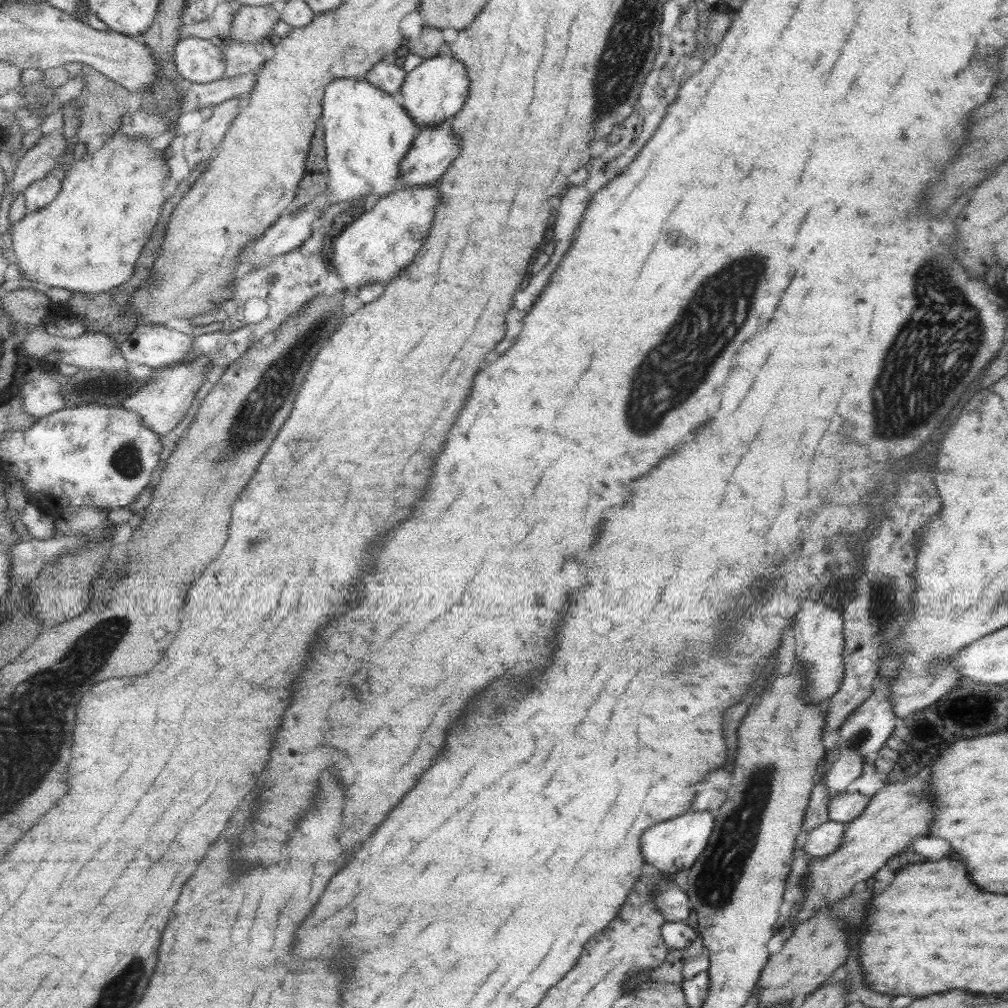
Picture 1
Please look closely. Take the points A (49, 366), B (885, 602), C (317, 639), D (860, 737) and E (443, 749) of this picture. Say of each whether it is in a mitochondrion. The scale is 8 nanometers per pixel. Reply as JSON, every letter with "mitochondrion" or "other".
{"A":"other","B":"mitochondrion","C":"other","D":"mitochondrion","E":"other"}

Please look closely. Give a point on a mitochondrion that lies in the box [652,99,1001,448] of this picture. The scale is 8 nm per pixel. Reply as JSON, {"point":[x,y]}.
{"point":[949,333]}

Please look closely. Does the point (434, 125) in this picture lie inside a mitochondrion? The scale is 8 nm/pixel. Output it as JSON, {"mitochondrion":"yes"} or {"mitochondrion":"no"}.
{"mitochondrion":"no"}

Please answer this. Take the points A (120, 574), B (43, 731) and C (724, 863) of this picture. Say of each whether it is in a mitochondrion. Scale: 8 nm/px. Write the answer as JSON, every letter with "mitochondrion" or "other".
{"A":"other","B":"mitochondrion","C":"mitochondrion"}

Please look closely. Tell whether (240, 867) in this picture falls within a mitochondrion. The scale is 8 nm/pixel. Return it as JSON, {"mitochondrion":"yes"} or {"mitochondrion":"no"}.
{"mitochondrion":"no"}

